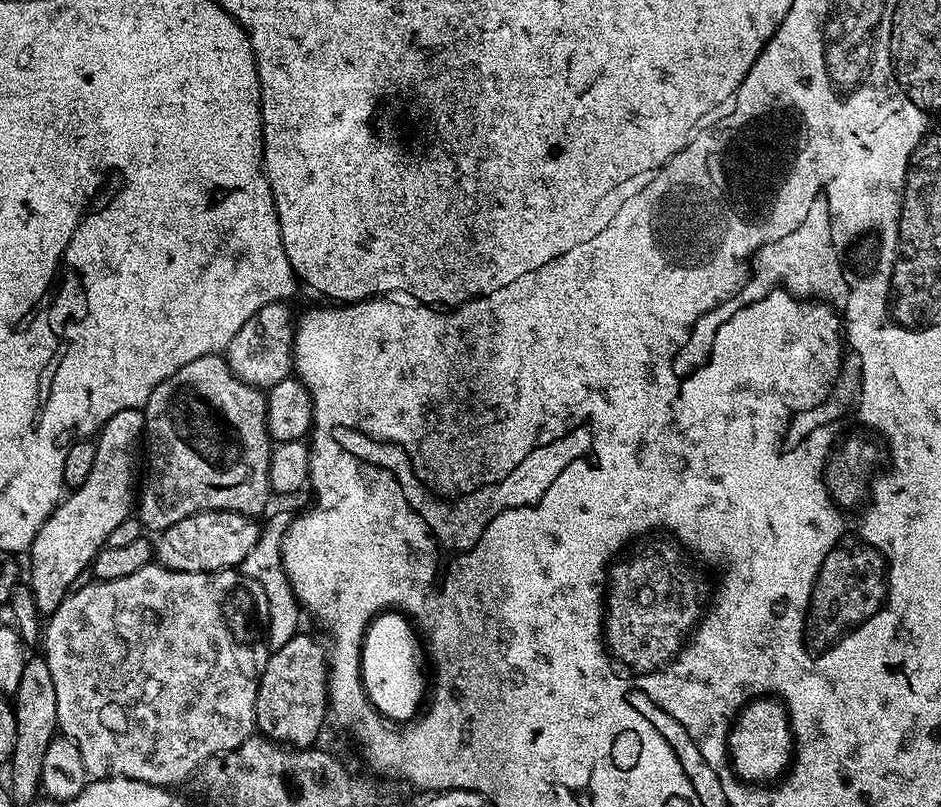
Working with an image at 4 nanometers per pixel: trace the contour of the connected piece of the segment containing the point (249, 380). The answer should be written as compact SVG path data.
M284 302L262 306L262 310L246 318L242 330L238 330L234 338L230 338L226 349L228 369L242 382L267 390L285 380L287 376L293 375L292 343L296 337L296 329L294 315L292 316L288 307L289 305Z

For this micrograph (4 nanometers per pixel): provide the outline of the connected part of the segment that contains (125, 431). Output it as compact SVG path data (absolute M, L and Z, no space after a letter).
M139 408L118 410L118 414L107 420L95 437L94 466L86 482L82 482L80 488L71 489L48 515L42 530L38 530L30 549L30 587L41 614L55 612L64 597L73 591L75 580L89 571L93 558L107 545L114 526L133 515L138 500L136 463L139 460L141 463L144 439L143 411Z

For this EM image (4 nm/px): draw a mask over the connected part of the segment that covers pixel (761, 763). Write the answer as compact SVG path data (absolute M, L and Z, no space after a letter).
M769 697L749 701L737 713L729 729L728 751L731 767L739 779L751 784L764 784L779 779L789 769L794 756L787 709Z

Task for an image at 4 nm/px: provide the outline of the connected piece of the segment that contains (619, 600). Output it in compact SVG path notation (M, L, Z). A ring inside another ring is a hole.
M644 538L633 543L606 573L604 642L611 659L621 660L626 667L633 668L636 674L651 674L675 660L676 653L684 647L690 633L700 623L710 600L710 584L708 588L703 574L688 565L689 557L682 551L681 545L671 539L652 539L656 538Z

